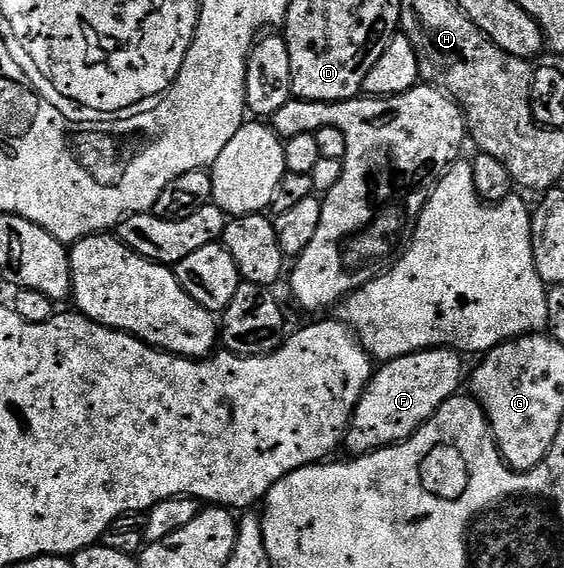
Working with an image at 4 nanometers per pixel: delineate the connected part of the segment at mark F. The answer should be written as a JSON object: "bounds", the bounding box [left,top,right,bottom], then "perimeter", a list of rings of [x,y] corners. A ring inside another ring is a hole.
{"bounds":[343,347,463,456],"perimeter":[[[430,347],[427,351],[416,351],[415,353],[411,353],[410,355],[404,355],[403,357],[399,357],[398,359],[388,360],[384,365],[378,366],[376,370],[374,370],[372,379],[369,380],[368,385],[365,386],[365,392],[361,394],[359,397],[359,401],[357,402],[357,408],[353,410],[353,416],[351,417],[351,421],[349,422],[349,430],[343,440],[344,446],[347,448],[350,447],[352,454],[354,456],[359,456],[366,454],[371,451],[377,450],[379,447],[391,447],[394,443],[402,443],[405,439],[409,439],[413,436],[415,432],[422,425],[427,422],[427,420],[434,415],[434,413],[440,409],[441,406],[445,402],[450,399],[452,395],[458,394],[462,390],[463,387],[463,375],[461,379],[461,359],[462,356],[458,354],[456,350],[446,349],[443,347]]]}

